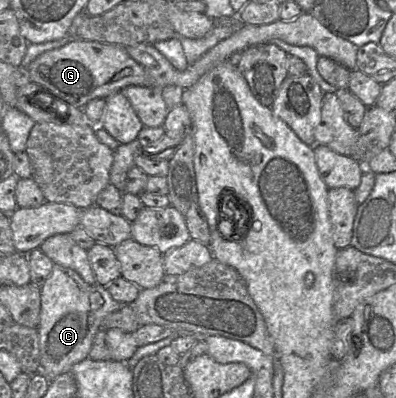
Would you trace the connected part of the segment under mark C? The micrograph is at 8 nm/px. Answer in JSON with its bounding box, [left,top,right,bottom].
[38,264,129,381]

